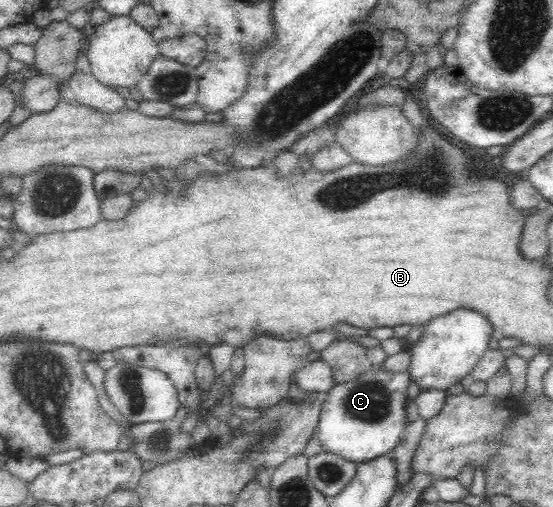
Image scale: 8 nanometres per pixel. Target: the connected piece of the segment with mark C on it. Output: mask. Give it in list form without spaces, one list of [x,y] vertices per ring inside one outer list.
[[[372,367],[355,379],[335,383],[324,394],[315,431],[322,449],[360,462],[389,454],[399,444],[409,423],[405,405],[410,379],[408,372],[384,372],[384,367]]]

